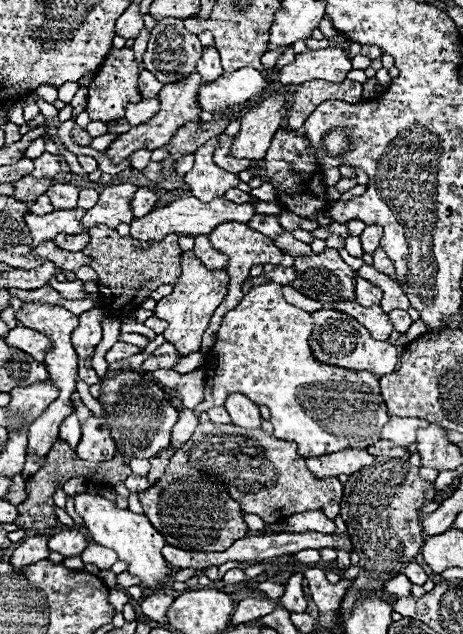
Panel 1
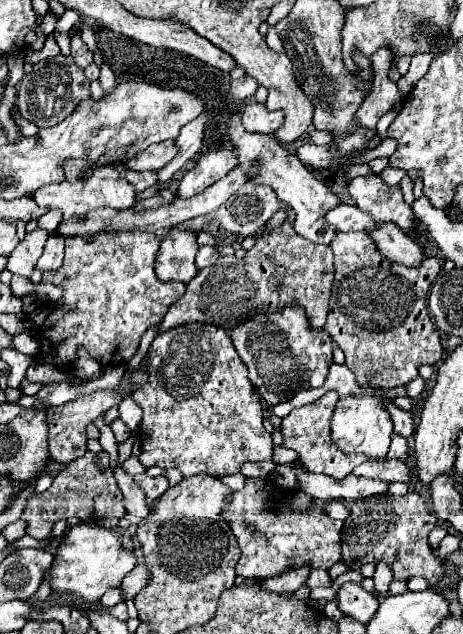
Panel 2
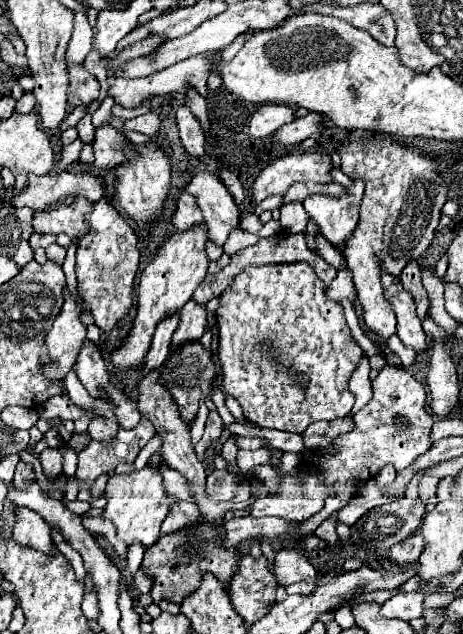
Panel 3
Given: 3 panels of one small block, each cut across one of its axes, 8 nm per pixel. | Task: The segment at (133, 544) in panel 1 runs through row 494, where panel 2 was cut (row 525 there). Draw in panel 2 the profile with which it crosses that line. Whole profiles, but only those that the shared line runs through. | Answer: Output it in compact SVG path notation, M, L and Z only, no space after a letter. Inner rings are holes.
M76 524L58 548L58 560L48 568L52 576L52 590L56 594L76 594L80 600L92 604L110 588L118 588L122 578L136 566L136 556L126 550L120 536L100 524Z

